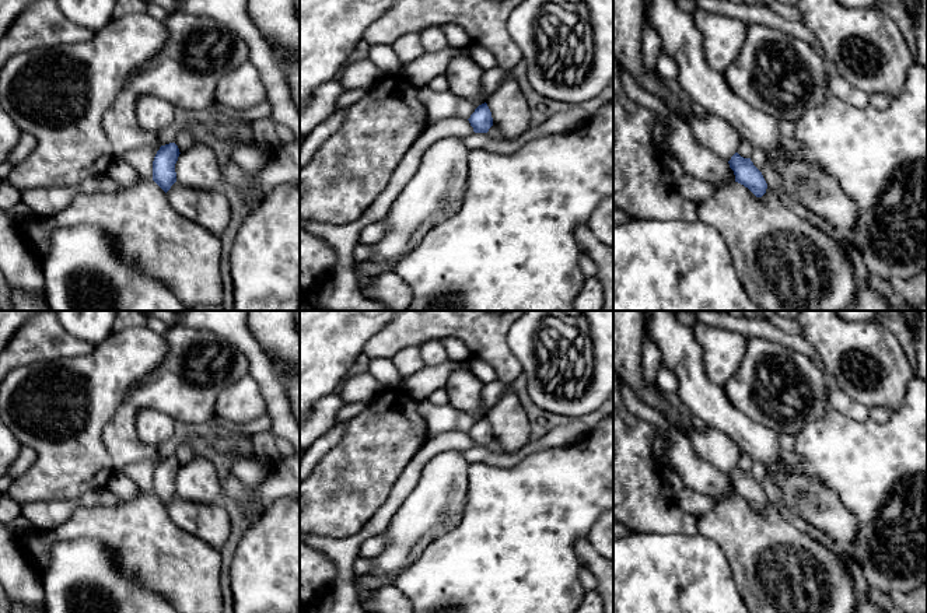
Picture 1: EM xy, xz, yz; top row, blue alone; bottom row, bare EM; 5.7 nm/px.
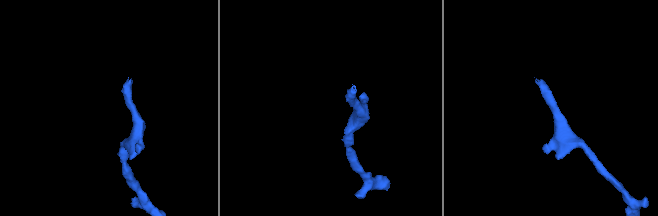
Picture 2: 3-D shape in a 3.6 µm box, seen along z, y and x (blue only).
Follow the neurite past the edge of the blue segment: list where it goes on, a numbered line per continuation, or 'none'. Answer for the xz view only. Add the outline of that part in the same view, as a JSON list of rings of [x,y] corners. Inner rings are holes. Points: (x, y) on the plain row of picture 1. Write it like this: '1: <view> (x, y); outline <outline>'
none

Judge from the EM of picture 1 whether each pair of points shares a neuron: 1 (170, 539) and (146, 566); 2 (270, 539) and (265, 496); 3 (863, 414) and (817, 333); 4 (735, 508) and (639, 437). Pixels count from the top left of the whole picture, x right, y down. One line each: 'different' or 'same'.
1: same
2: different
3: different
4: different

